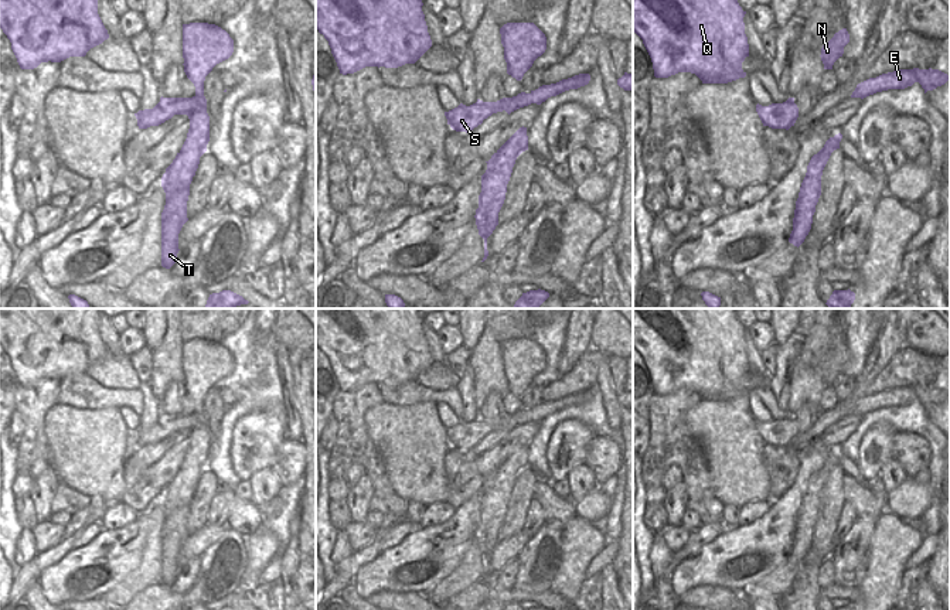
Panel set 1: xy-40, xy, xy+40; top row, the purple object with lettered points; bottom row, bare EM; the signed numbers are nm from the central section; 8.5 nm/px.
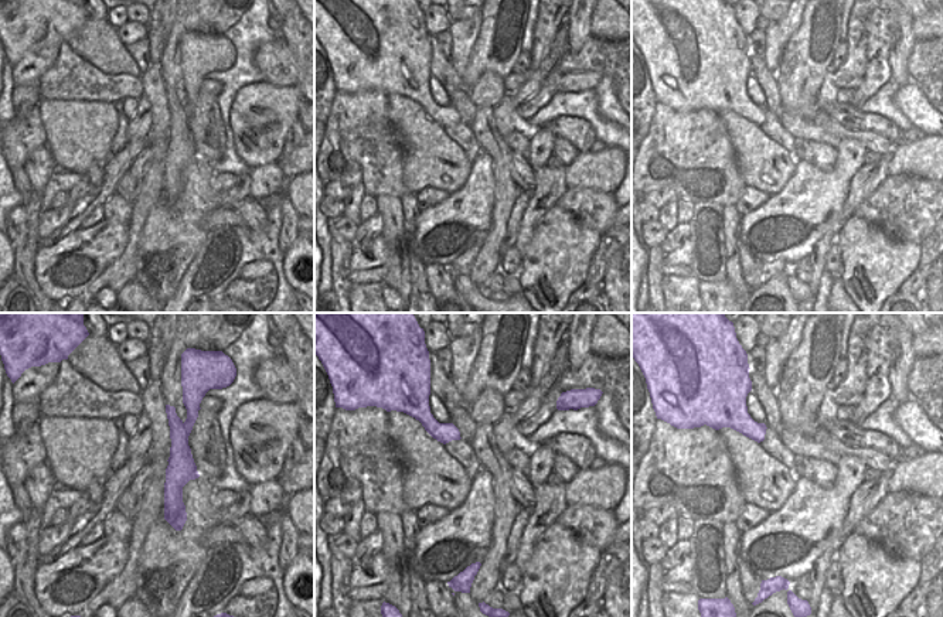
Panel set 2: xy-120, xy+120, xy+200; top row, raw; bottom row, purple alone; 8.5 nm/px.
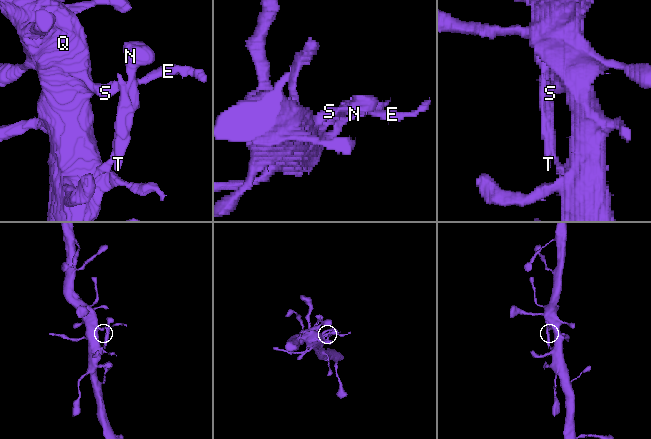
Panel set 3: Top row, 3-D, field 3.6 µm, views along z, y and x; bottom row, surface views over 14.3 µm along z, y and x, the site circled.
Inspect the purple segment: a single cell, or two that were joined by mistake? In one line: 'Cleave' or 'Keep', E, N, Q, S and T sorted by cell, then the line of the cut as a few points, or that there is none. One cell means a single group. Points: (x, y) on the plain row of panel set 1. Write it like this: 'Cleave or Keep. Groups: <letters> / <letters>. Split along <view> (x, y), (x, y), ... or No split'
Keep. Groups: E N Q S T. No split.

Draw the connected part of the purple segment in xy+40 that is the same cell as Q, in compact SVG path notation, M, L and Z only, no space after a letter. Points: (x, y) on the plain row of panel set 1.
M633 309L633 348L643 357L656 395L678 389L695 391L702 401L745 395L742 379L749 374L745 331L735 309Z

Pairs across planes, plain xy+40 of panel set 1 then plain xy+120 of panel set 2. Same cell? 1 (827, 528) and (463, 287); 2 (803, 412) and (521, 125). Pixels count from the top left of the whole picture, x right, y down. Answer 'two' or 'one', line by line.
1: two
2: two

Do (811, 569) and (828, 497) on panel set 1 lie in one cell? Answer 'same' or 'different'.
same

